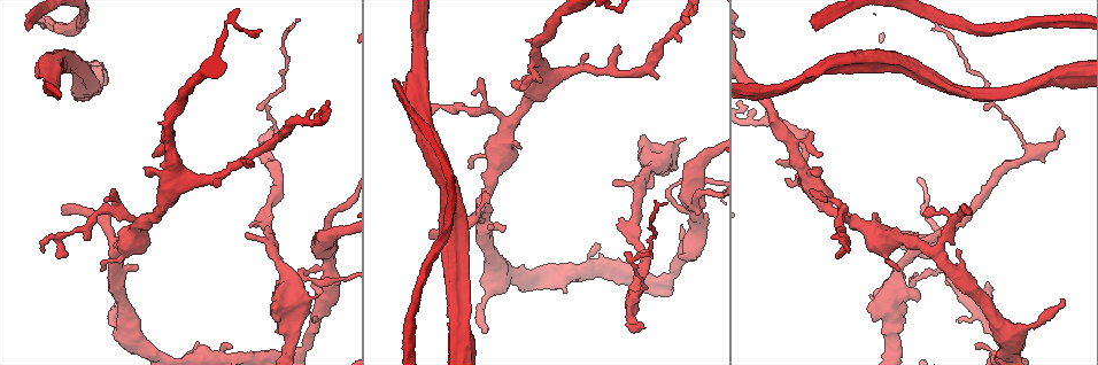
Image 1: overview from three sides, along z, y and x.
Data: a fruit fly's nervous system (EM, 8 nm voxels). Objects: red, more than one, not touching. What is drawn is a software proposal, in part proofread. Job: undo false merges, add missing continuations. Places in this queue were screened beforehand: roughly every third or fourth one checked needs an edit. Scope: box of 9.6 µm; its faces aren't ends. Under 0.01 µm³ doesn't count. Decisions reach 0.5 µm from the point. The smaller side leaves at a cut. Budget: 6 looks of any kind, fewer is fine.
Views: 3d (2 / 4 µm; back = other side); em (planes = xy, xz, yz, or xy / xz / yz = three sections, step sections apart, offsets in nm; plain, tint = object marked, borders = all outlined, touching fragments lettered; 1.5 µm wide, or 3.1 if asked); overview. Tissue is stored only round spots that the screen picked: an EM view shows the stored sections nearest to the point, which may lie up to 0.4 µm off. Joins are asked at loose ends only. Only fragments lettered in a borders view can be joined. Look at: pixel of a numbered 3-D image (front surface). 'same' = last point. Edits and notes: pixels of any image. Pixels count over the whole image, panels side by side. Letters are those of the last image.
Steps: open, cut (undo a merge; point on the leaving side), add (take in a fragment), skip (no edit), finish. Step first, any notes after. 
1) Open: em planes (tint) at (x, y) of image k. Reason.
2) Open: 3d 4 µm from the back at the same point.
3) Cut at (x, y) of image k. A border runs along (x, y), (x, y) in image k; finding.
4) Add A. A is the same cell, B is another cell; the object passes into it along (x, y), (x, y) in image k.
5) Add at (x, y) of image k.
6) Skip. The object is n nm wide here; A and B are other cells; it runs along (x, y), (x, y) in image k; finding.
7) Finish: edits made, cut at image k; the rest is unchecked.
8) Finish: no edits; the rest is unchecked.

Open: 3d 4 µm at (264, 103) of image 1.

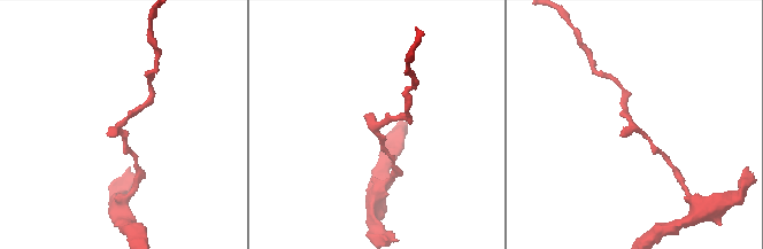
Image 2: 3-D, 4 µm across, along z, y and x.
Open: em xy step 8 (tint) at (637, 129) of image 2. Now the EM.

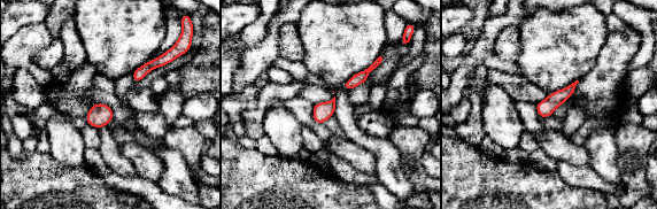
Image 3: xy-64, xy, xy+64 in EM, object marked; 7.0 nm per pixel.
Open: em xz step 8 (borders) at the same point.

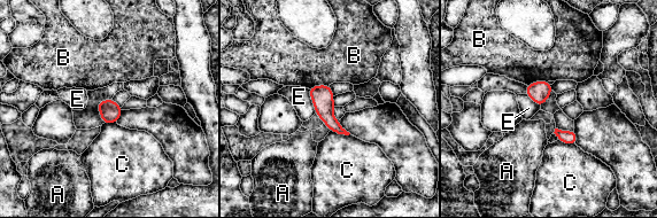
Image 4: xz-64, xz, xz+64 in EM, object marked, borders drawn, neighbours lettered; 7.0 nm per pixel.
Skip. The object is 70 nm wide here; A, B, C and E are other cells; a border runs along (330, 130), (337, 133), (349, 134) in image 4; all the same neuron.

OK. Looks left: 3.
Open: 3d 4 µm at (63, 211) of image 1. Branch stops here.

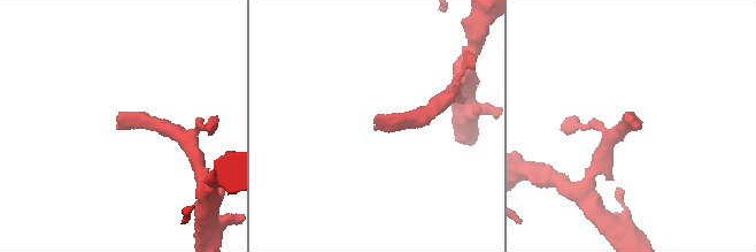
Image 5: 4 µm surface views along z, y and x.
Open: em planes (borders) at (641, 125) of image 5. Shape alone is not enough.

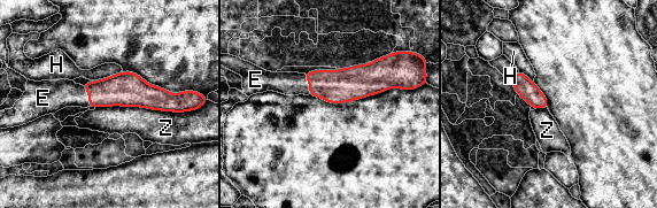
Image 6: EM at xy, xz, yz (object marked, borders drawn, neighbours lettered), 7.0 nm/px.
Add E. The object is 130 nm wide here; E is the same cell, H and Z are other cells; the neuron continues.

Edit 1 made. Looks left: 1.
Finish: edits made, add at image 6; the rest is unchecked.

